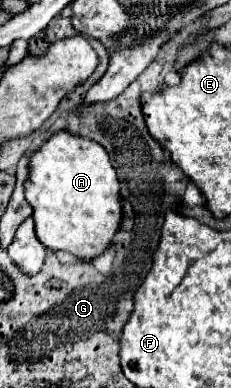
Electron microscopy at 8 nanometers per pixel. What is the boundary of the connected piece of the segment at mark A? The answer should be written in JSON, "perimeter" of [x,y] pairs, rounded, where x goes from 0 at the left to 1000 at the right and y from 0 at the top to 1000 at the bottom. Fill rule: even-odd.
{"perimeter":[[[294,338],[225,348],[173,384],[130,405],[130,456],[104,472],[113,513],[139,528],[139,564],[156,575],[156,606],[190,637],[216,647],[286,647],[329,657],[355,673],[398,673],[442,657],[528,575],[528,518],[519,518],[519,472],[511,451],[476,420],[476,405],[442,374],[416,363],[329,353]]]}

